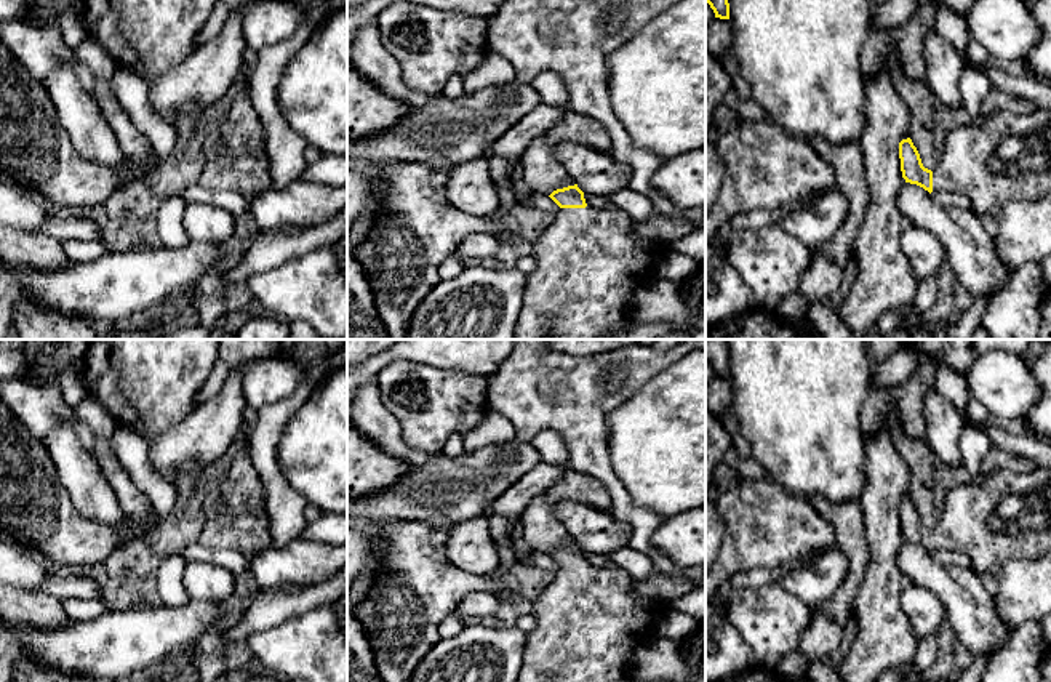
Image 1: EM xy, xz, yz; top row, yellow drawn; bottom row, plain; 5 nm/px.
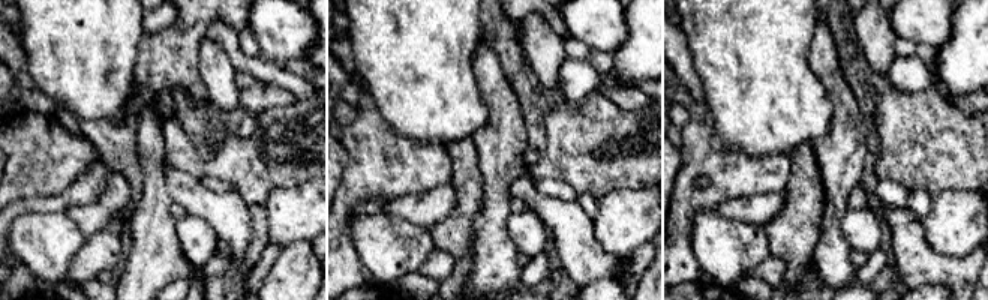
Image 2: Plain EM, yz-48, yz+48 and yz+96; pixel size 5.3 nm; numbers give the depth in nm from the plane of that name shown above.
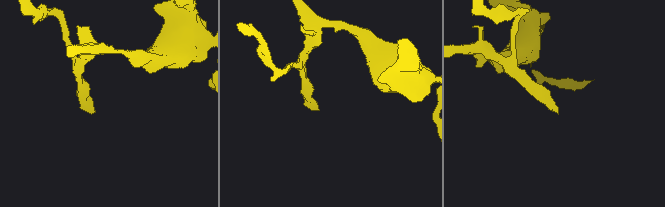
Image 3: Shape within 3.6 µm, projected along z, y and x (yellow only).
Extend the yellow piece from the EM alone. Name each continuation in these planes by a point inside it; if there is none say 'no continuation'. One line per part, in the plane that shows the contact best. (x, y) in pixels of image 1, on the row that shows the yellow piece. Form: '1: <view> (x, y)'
1: xz (589, 263)

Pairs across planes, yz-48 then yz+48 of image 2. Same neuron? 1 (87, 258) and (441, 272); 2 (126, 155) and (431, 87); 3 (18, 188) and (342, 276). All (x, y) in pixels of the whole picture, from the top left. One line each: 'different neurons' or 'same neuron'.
1: same neuron
2: different neurons
3: same neuron

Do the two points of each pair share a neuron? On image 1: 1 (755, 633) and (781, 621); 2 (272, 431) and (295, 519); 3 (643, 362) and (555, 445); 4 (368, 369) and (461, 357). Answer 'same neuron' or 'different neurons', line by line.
1: same neuron
2: same neuron
3: different neurons
4: same neuron

